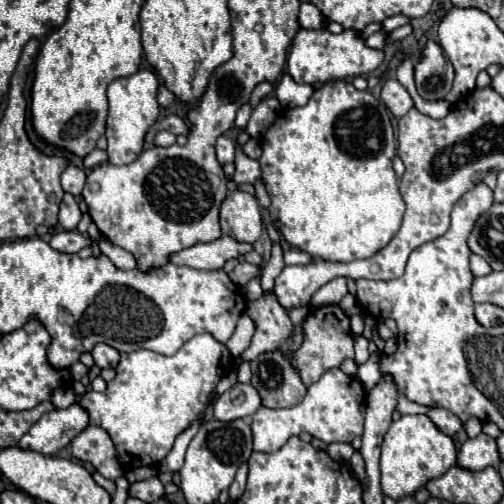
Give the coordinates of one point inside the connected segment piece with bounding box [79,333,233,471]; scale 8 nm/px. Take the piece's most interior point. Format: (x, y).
(154, 397)

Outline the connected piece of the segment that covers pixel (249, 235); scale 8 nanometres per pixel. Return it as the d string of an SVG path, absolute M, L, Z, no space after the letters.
M233 191L221 205L221 231L239 243L255 243L263 232L259 203L245 191Z

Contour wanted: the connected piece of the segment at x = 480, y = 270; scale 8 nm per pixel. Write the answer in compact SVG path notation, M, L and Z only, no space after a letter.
M471 255L471 273L473 273L473 277L483 277L483 275L489 275L491 271L493 271L491 265L483 257Z

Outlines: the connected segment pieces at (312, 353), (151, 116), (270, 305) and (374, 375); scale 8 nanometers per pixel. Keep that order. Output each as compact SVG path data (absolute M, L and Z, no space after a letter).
M339 305L319 307L315 315L305 319L303 327L305 327L305 341L303 341L301 349L291 355L291 361L295 361L295 365L299 365L303 383L309 387L327 369L339 367L343 363L343 359L353 357L353 333L349 327L349 317L341 311Z
M141 69L135 75L129 75L123 79L115 79L109 85L107 89L109 117L107 117L107 133L105 133L109 141L109 147L107 147L109 163L127 165L143 149L143 137L159 115L159 103L155 101L155 89L157 89L157 77L147 69Z
M263 295L257 301L251 301L245 307L245 313L253 319L257 325L253 341L249 349L241 355L243 361L253 361L257 355L275 351L287 343L291 343L293 337L293 323L287 315L287 311L275 301L275 295Z
M381 351L373 353L371 359L365 365L361 365L359 371L357 371L357 377L359 377L359 381L363 383L365 389L371 389L371 385L375 385L381 377L381 367L379 367L381 365L381 355L383 355Z

